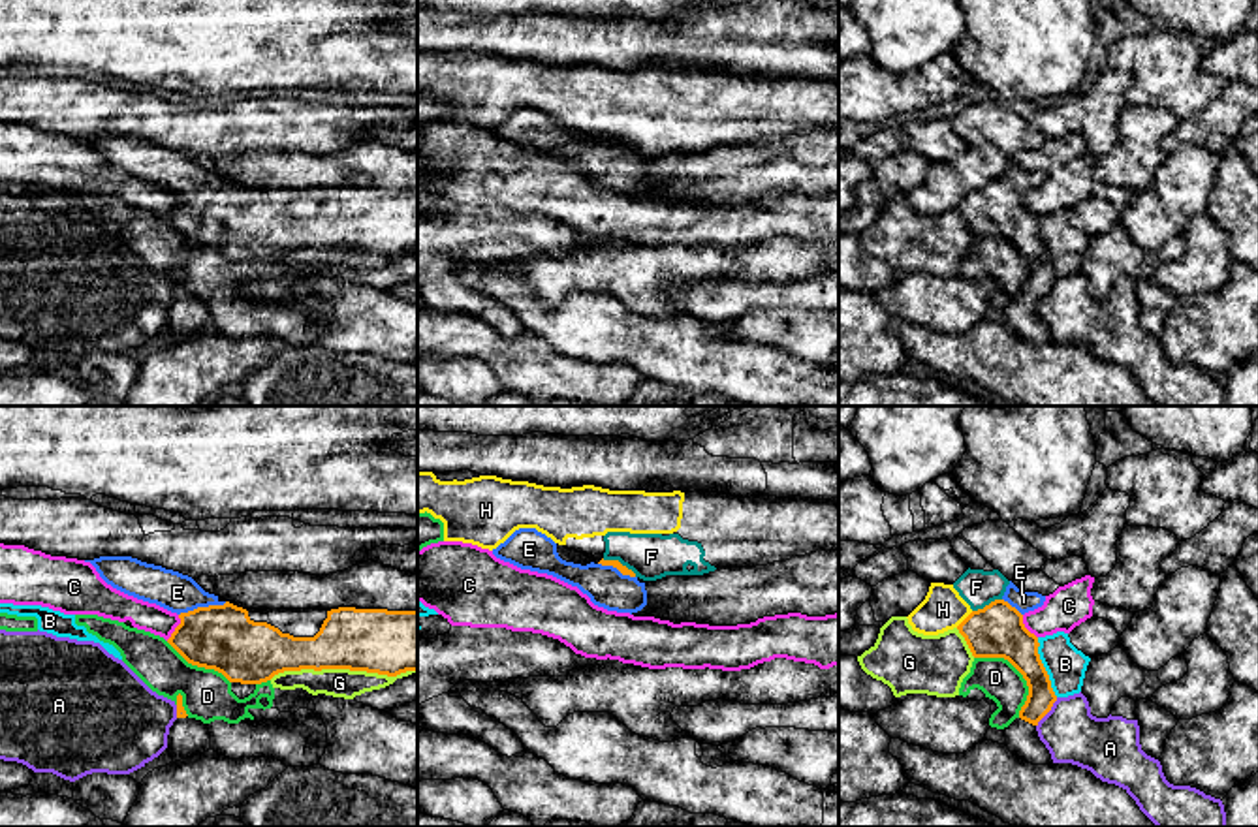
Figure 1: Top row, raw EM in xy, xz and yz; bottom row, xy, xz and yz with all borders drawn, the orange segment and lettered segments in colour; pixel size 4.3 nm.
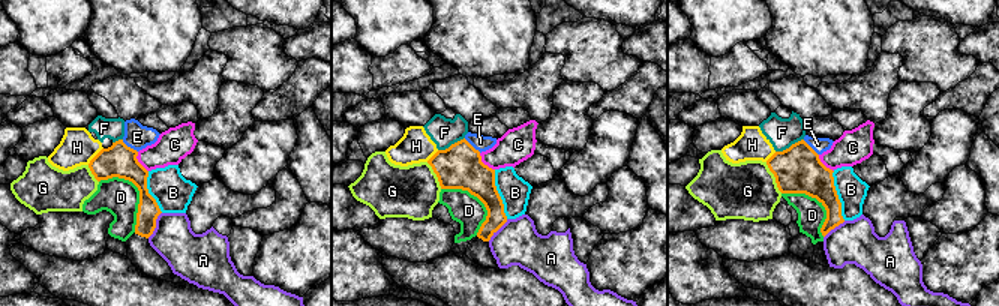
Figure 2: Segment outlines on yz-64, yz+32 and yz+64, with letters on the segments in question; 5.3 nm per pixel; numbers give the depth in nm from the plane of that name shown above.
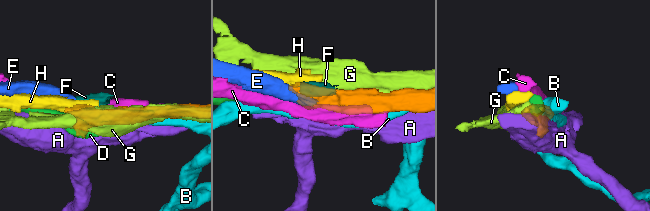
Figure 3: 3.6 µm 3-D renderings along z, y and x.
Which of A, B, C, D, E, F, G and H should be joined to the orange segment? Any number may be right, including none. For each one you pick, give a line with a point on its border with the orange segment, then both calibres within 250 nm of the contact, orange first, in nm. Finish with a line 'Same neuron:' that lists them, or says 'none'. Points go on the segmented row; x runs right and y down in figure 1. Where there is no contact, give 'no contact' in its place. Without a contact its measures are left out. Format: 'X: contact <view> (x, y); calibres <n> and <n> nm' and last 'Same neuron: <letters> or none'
E: contact xy (202, 608); calibres 280 and 170 nm
Same neuron: E

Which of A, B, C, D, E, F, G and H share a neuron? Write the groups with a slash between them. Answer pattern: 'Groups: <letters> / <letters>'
Groups: A / B / C / D / E / F H / G

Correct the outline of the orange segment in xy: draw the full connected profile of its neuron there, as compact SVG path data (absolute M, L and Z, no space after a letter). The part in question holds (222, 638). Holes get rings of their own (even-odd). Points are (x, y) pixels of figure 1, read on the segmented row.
M100 556L90 562L100 577L113 588L137 600L156 603L177 613L181 624L167 643L192 665L214 669L229 682L261 684L284 671L301 669L350 669L397 677L417 671L417 611L387 609L243 609L205 592L192 577L132 556Z

